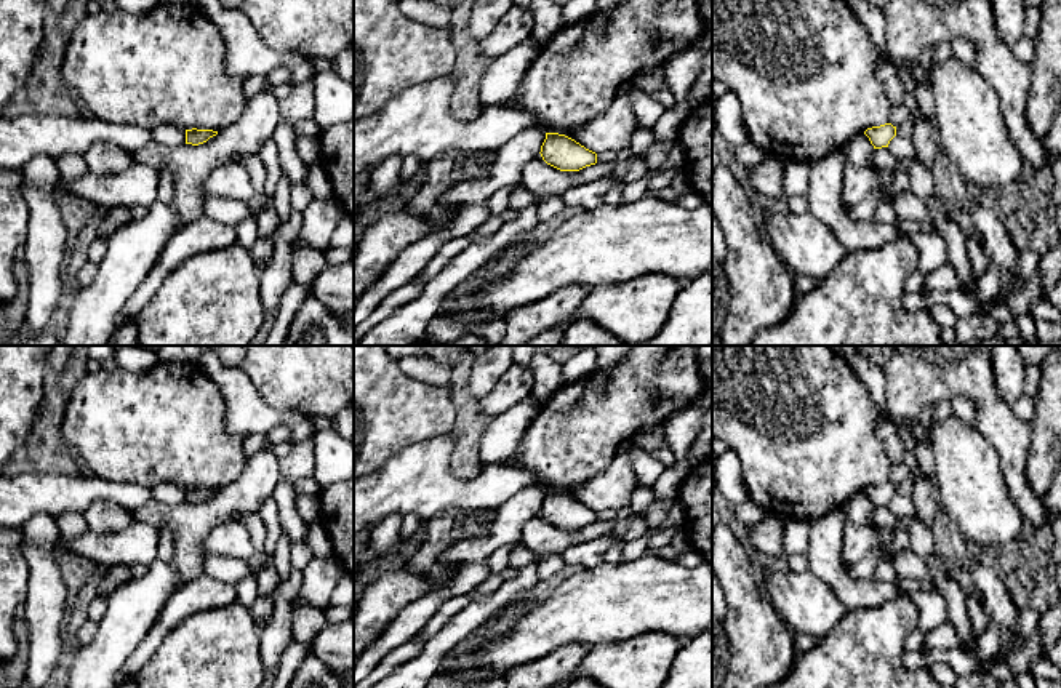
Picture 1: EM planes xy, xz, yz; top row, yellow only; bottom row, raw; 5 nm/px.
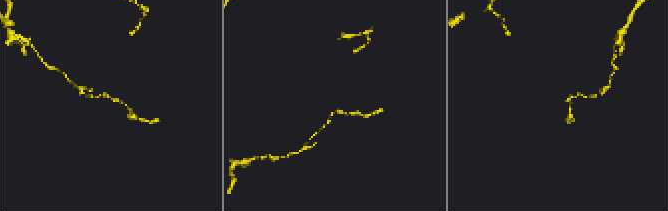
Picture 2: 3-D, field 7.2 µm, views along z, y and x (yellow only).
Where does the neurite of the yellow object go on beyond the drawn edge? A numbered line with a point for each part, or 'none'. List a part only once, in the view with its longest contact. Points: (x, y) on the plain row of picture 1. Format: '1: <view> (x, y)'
none

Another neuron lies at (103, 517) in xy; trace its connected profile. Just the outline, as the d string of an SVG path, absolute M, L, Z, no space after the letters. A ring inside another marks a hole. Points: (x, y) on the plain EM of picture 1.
M98 499L83 514L88 530L98 534L118 533L130 528L138 514L130 512L112 501Z

